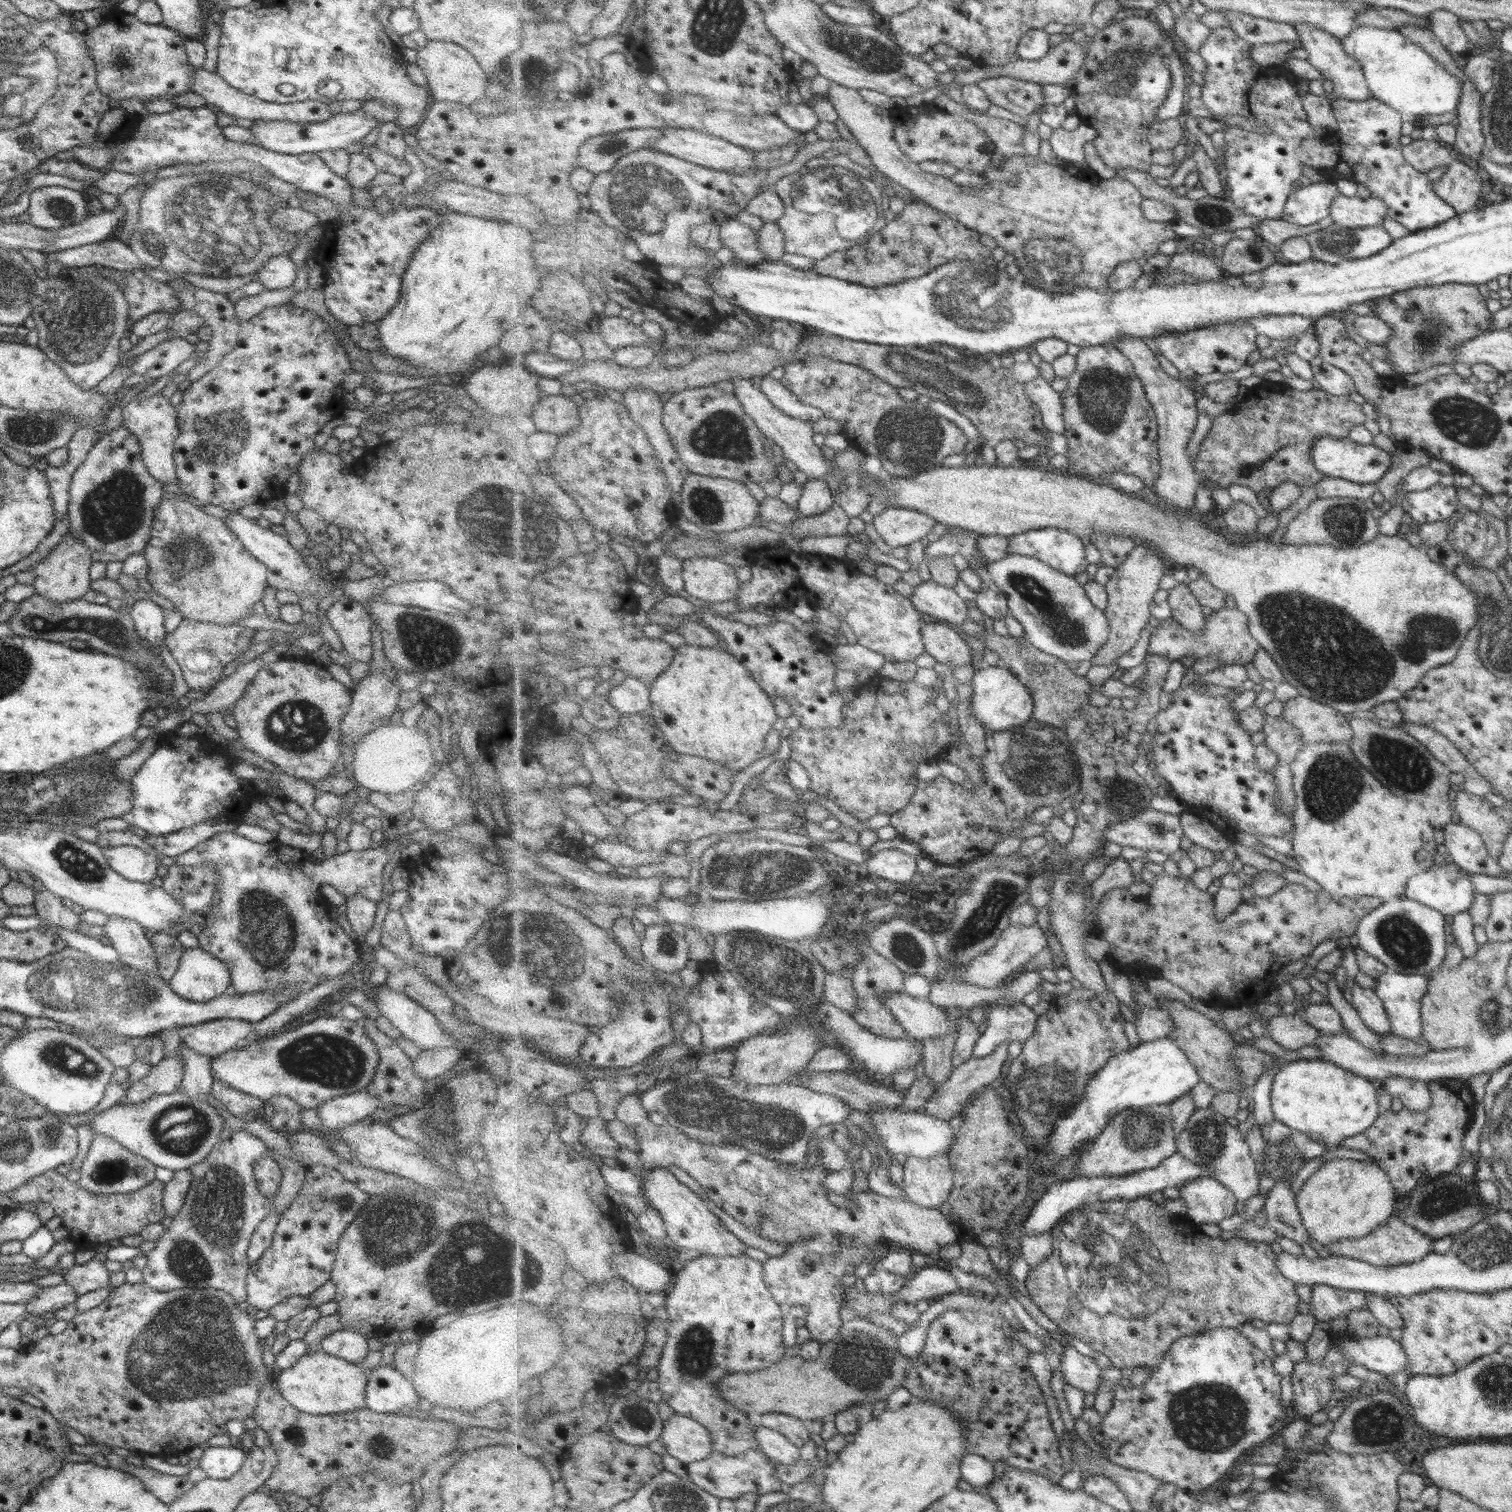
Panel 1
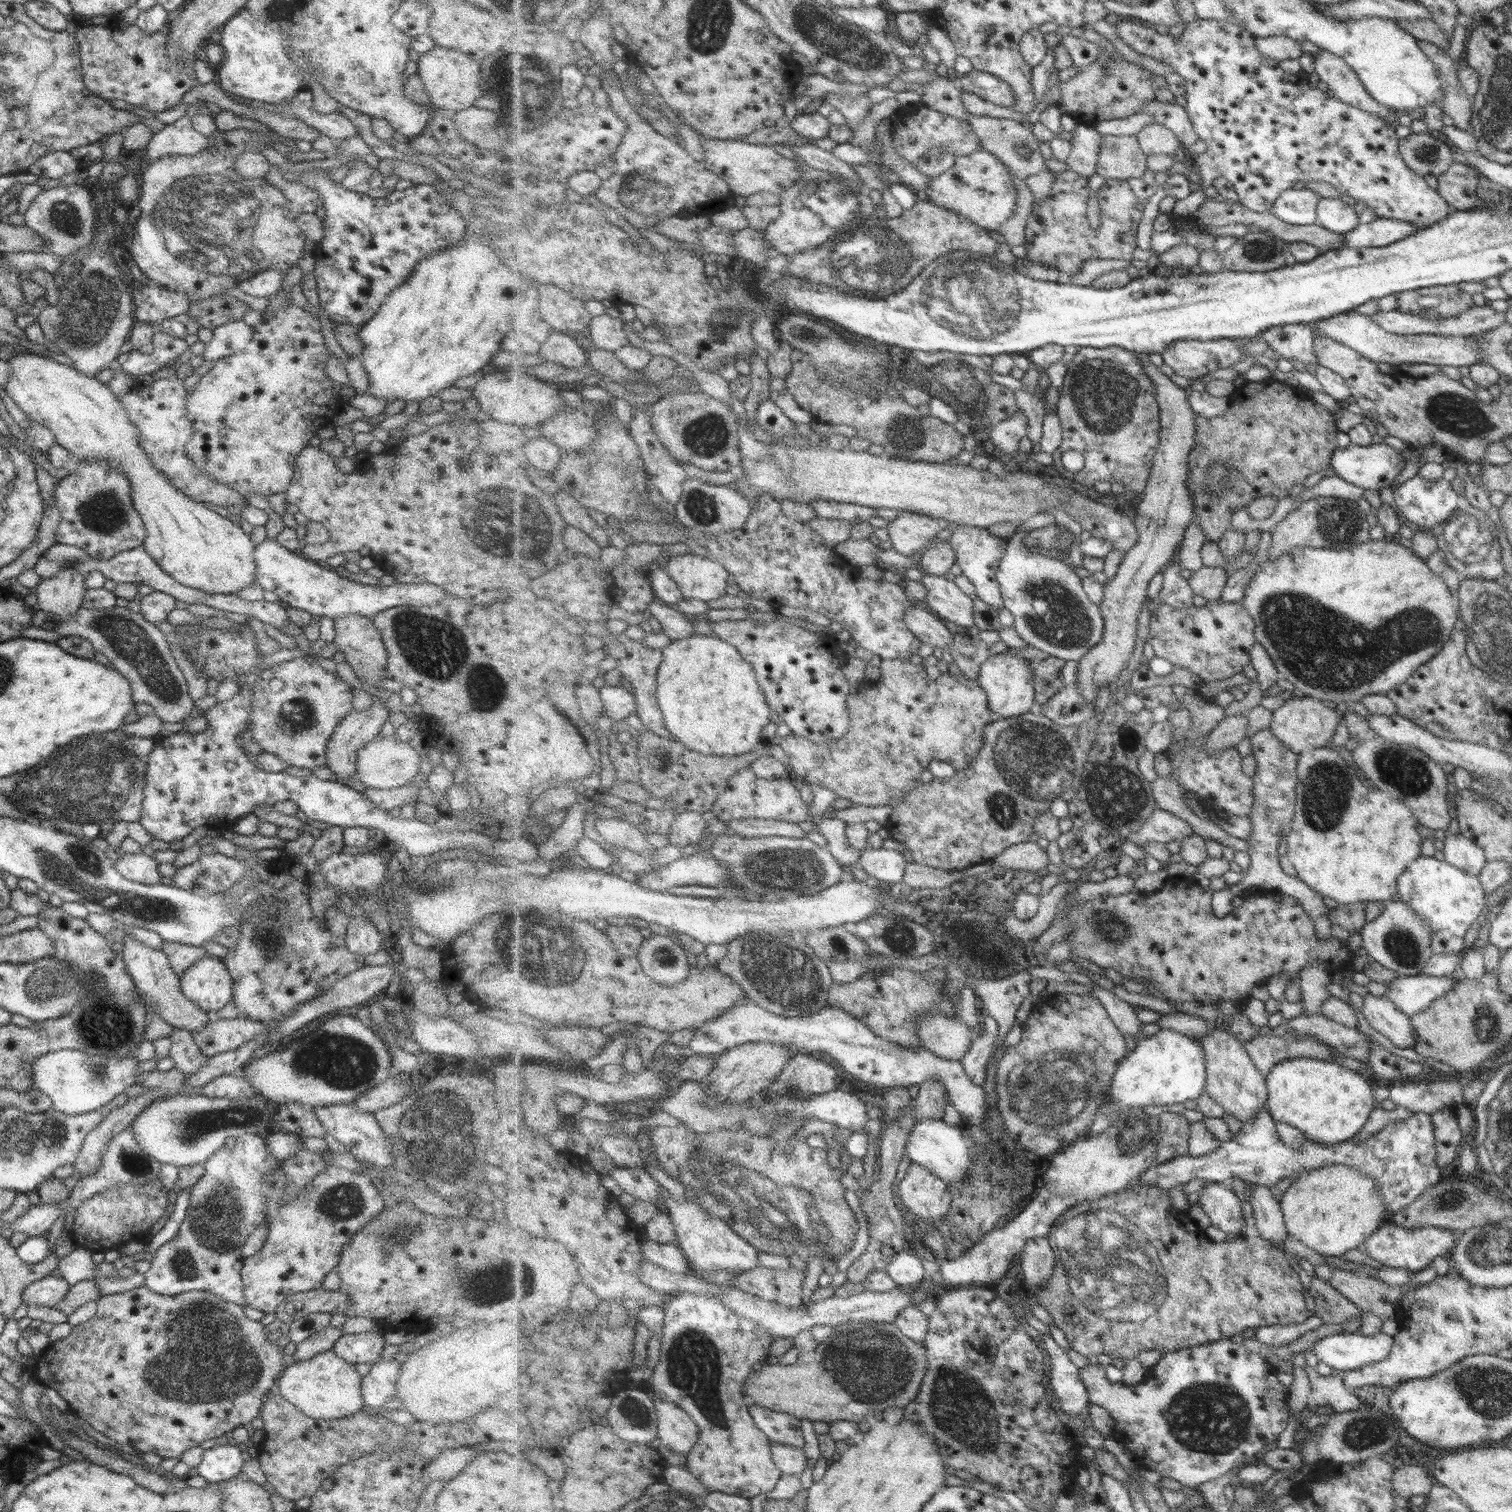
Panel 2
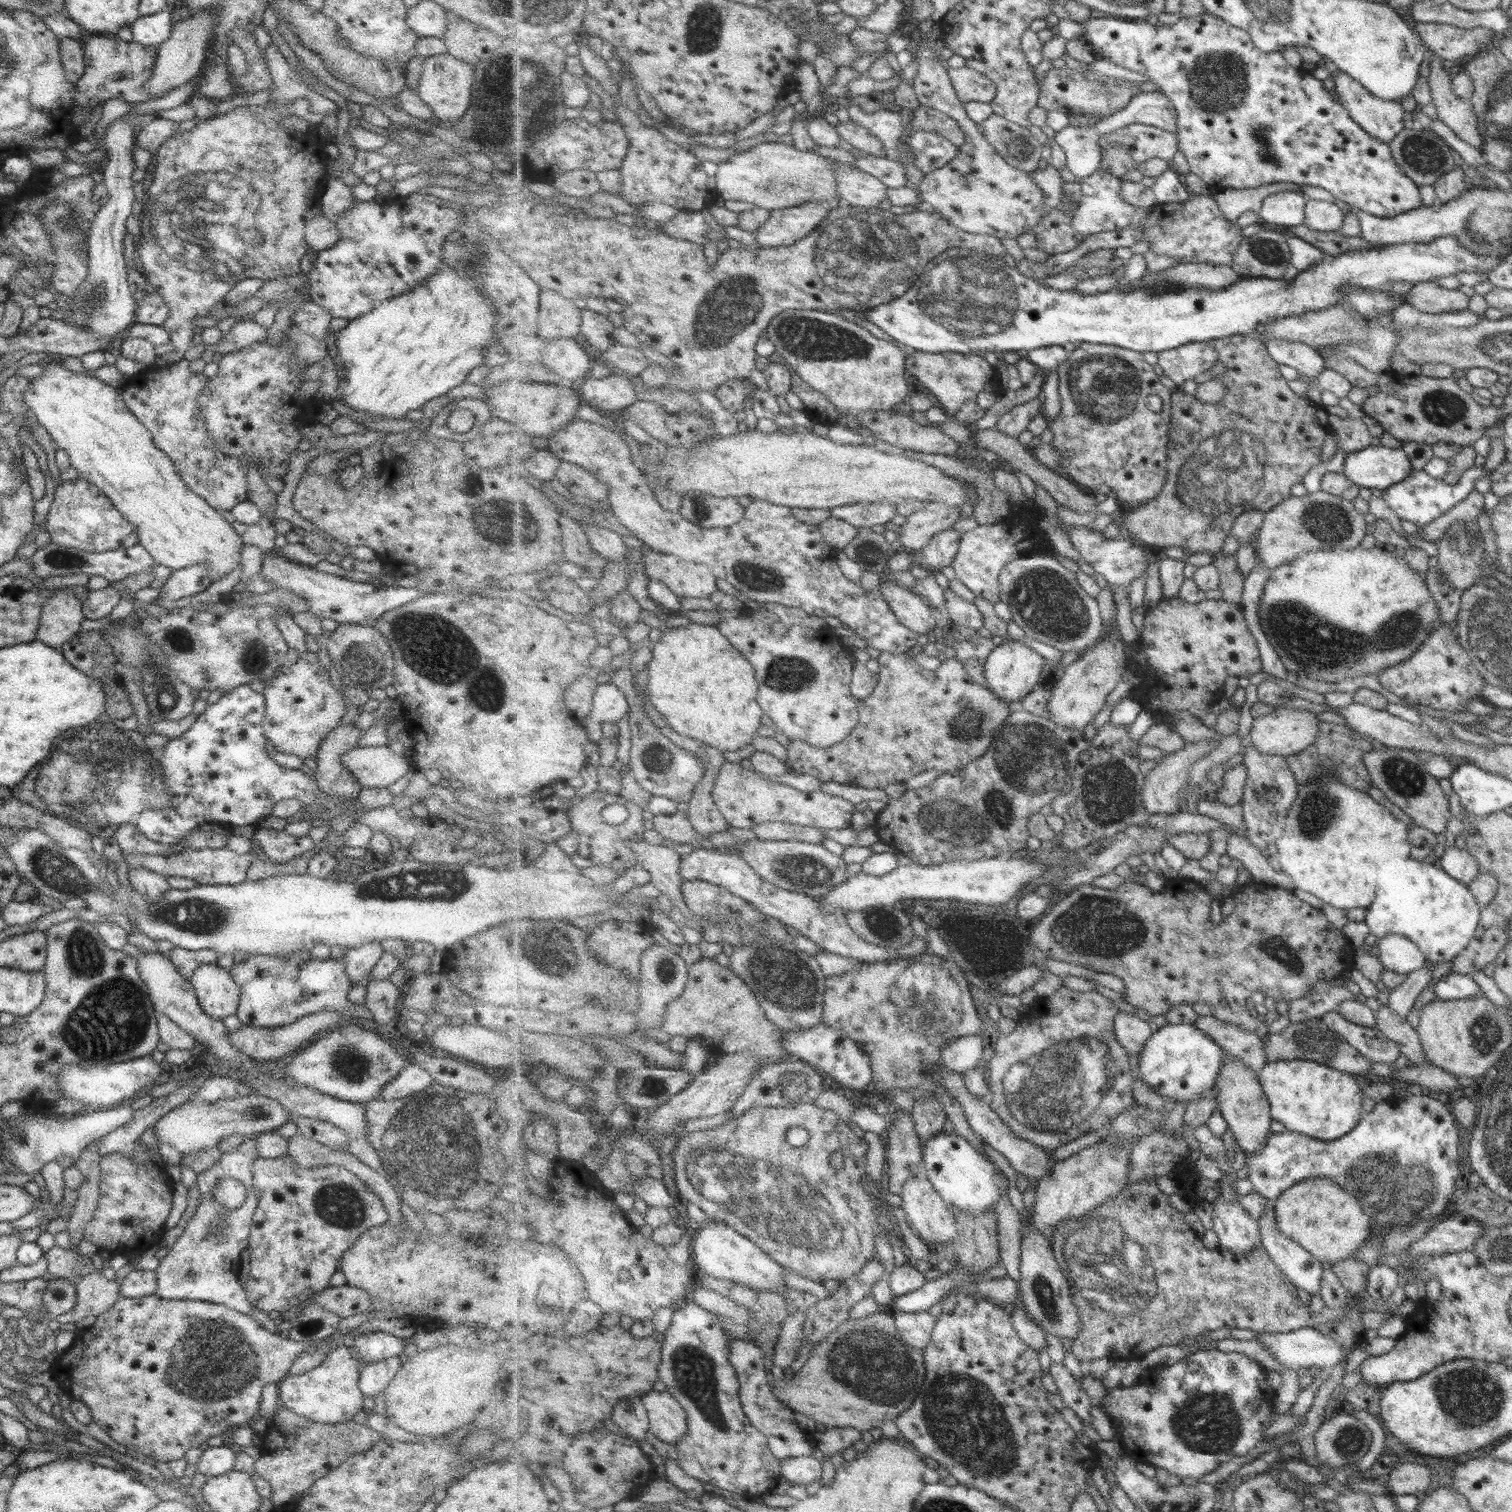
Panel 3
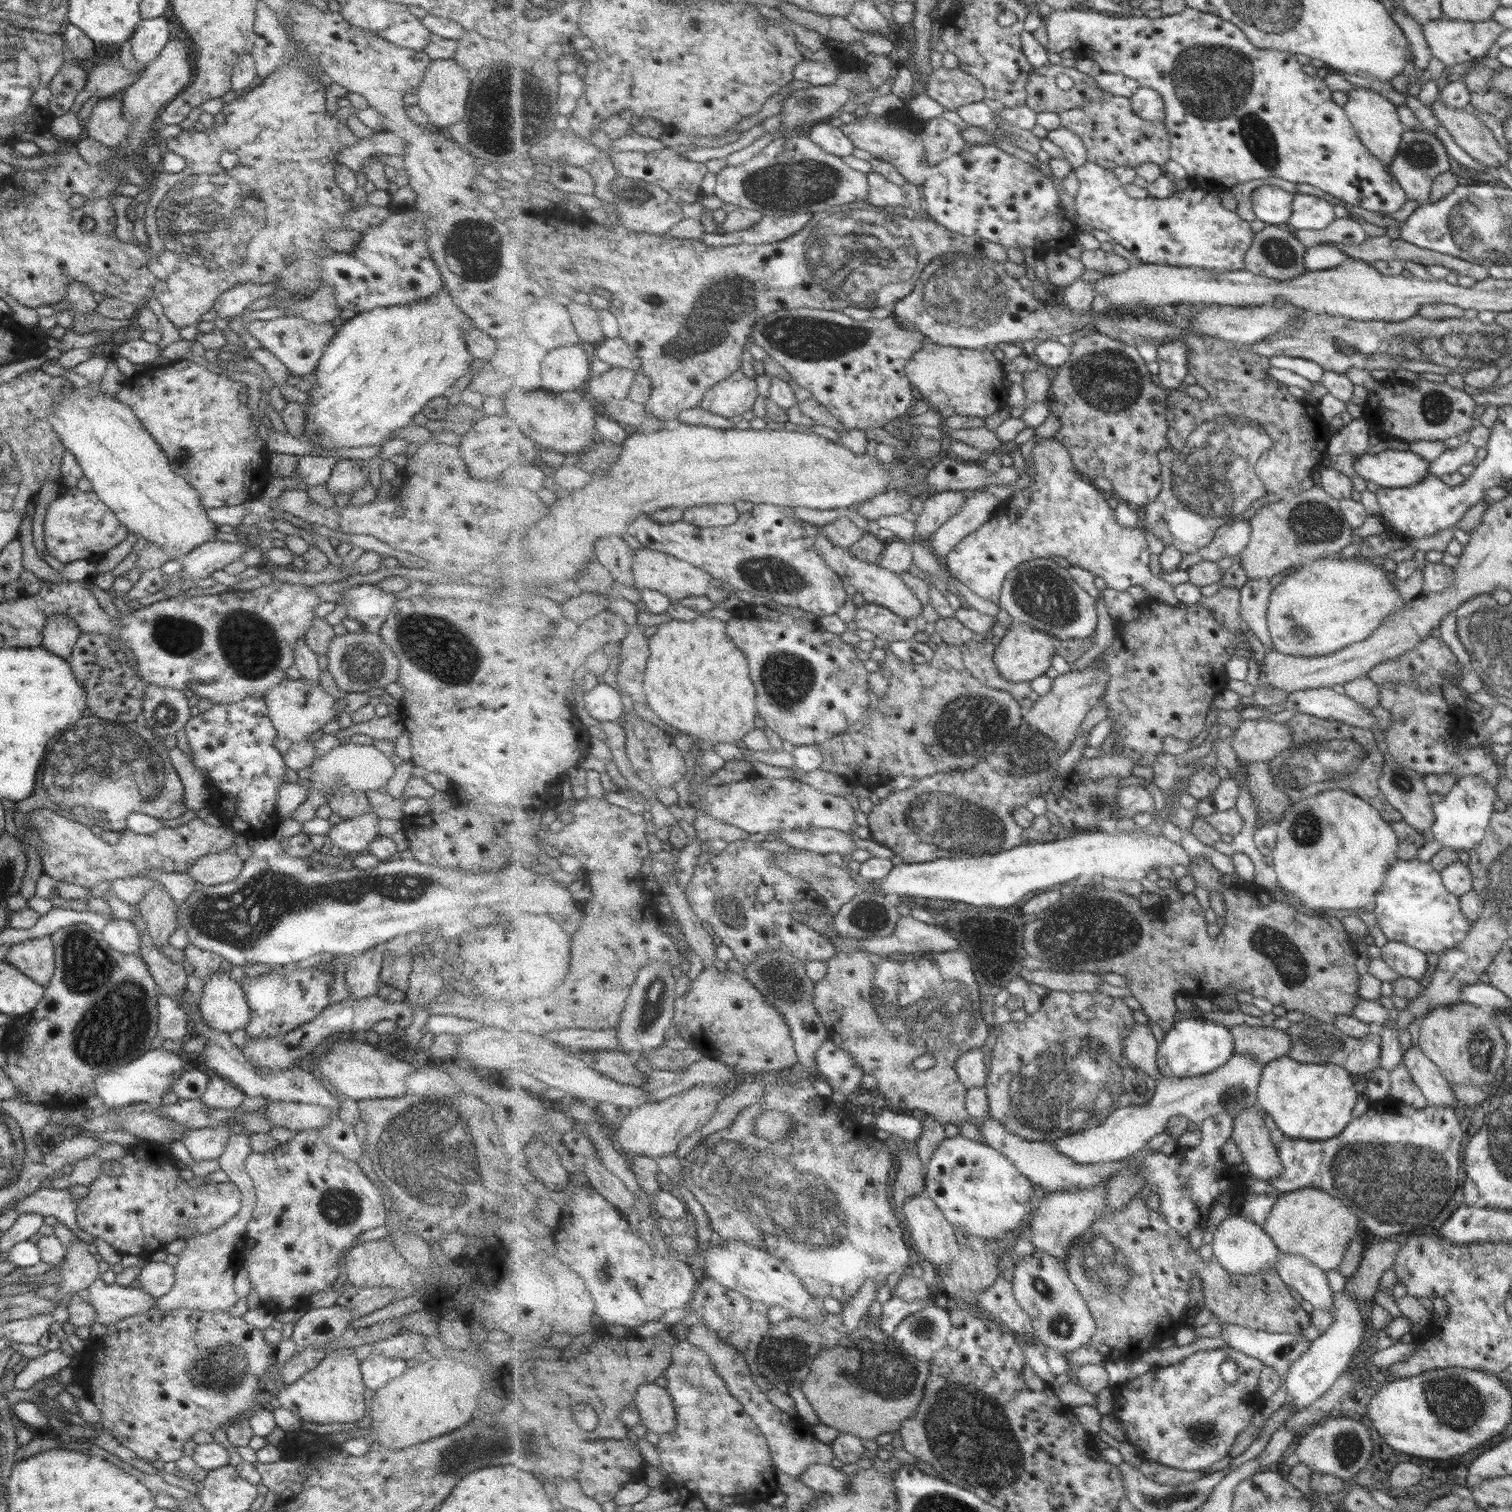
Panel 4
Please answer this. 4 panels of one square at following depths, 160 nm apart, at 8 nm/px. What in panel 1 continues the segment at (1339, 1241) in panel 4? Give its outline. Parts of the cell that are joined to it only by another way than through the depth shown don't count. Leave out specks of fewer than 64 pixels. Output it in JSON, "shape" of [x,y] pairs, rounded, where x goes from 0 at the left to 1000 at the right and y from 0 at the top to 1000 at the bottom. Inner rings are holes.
{"shape":[[[880,765],[858,789],[858,796],[864,815],[878,823],[890,819],[901,819],[924,803],[923,787],[918,776],[909,769]]]}

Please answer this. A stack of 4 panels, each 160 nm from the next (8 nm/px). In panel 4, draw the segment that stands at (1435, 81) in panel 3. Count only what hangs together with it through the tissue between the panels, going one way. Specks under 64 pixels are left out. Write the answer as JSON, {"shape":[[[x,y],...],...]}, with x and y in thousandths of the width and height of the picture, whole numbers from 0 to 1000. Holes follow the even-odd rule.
{"shape":[[[952,65],[948,68],[948,77],[958,87],[961,93],[970,101],[974,106],[982,110],[984,112],[989,113],[989,111],[997,110],[999,101],[992,97],[992,95],[988,92],[988,89],[981,81],[971,72],[959,73],[952,67]]]}

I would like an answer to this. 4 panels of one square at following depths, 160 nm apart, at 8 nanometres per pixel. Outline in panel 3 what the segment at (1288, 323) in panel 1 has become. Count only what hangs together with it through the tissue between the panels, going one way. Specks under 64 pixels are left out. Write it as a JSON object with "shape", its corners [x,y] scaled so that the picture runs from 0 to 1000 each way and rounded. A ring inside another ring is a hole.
{"shape":[[[839,224],[837,227],[841,235],[847,241],[856,243],[867,251],[876,244],[875,235],[862,226]]]}

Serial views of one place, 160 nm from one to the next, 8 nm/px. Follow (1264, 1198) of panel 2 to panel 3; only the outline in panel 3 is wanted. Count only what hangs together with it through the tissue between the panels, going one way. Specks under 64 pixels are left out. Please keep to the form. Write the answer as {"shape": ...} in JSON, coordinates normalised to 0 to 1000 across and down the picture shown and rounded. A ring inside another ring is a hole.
{"shape":[[[840,795],[836,804],[833,806],[835,823],[847,840],[857,851],[866,854],[867,857],[872,856],[875,845],[874,835],[847,812],[845,805],[845,799]]]}

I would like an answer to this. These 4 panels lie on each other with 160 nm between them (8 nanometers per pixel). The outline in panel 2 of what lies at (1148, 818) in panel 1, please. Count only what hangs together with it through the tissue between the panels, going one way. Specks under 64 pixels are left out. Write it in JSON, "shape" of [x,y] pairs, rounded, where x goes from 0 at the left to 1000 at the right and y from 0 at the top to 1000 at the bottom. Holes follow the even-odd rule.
{"shape":[[[766,534],[762,542],[757,543],[756,547],[753,550],[749,551],[745,556],[751,558],[761,558],[761,557],[784,556],[790,552],[790,548],[785,542],[775,536]]]}

